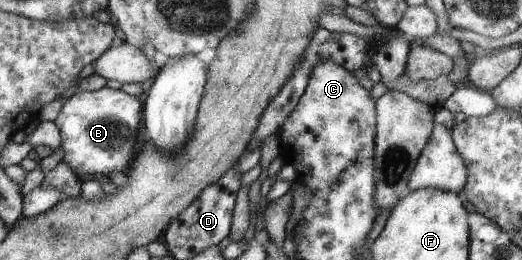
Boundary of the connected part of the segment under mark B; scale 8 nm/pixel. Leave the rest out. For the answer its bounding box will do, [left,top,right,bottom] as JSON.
[53,86,142,178]

